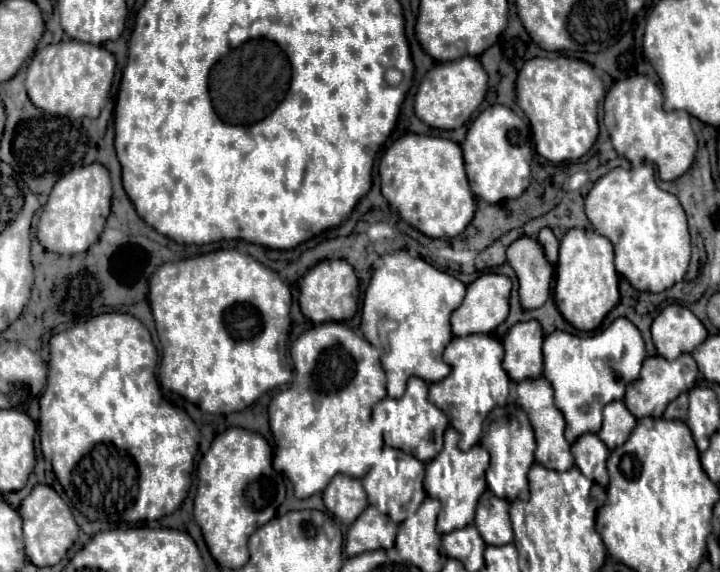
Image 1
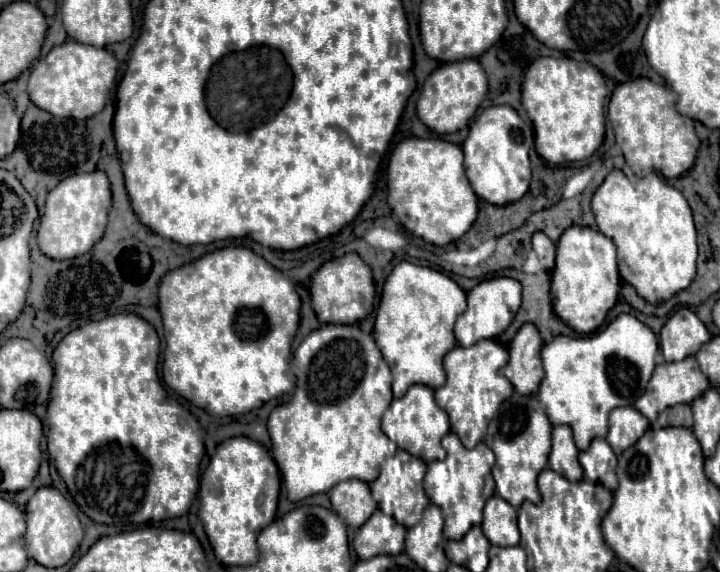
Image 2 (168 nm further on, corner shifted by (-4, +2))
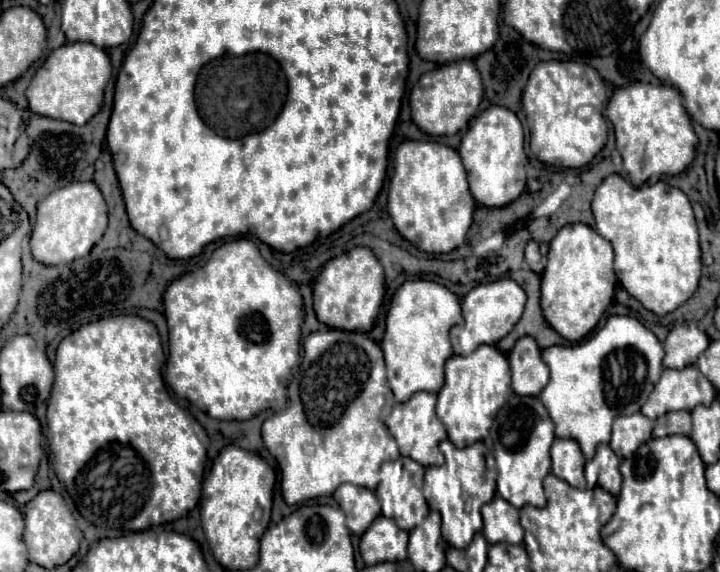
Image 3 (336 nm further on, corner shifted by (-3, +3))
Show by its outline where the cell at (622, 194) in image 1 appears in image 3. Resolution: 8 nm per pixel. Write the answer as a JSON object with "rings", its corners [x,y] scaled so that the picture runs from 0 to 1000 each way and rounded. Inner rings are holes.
{"rings":[[[846,306],[826,334],[824,376],[832,411],[851,428],[860,495],[899,544],[921,554],[968,509],[974,484],[971,407],[960,355],[946,330],[918,316],[879,327],[863,306]]]}

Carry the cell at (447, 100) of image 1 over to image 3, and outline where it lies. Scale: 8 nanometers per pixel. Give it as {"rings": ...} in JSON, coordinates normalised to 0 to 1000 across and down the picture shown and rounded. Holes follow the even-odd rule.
{"rings":[[[635,107],[585,131],[585,138],[576,145],[568,166],[571,208],[593,236],[604,240],[632,236],[635,229],[649,222],[668,173],[671,173],[671,145],[663,117],[657,114],[657,107]]]}

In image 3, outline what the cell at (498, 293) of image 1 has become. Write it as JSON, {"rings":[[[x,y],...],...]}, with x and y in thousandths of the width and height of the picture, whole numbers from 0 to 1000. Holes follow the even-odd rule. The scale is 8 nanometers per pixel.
{"rings":[[[693,488],[657,502],[640,526],[643,565],[626,575],[626,603],[632,621],[651,621],[665,603],[693,600],[724,558],[729,533],[729,509],[713,488]]]}

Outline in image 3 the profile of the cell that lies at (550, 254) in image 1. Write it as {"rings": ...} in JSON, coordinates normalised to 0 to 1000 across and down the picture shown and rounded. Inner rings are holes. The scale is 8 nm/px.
{"rings":[[[735,421],[732,425],[732,432],[729,432],[729,456],[738,467],[738,474],[743,474],[743,477],[751,477],[754,474],[757,460],[754,460],[754,449],[749,442],[749,428],[743,421]]]}

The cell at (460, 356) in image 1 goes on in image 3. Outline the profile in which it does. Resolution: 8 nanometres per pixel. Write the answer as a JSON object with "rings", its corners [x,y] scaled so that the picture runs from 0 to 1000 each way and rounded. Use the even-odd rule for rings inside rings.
{"rings":[[[668,603],[649,624],[629,621],[618,638],[618,673],[607,687],[607,729],[621,750],[624,771],[632,781],[649,781],[679,760],[688,722],[699,712],[710,687],[710,649],[701,617],[688,603]]]}

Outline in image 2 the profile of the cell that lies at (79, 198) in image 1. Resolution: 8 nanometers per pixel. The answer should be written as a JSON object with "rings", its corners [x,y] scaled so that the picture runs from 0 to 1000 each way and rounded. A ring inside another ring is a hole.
{"rings":[[[131,297],[122,304],[94,308],[75,332],[67,336],[64,367],[50,409],[56,437],[75,455],[94,455],[125,441],[147,402],[153,360],[156,360],[156,336],[147,301]]]}

